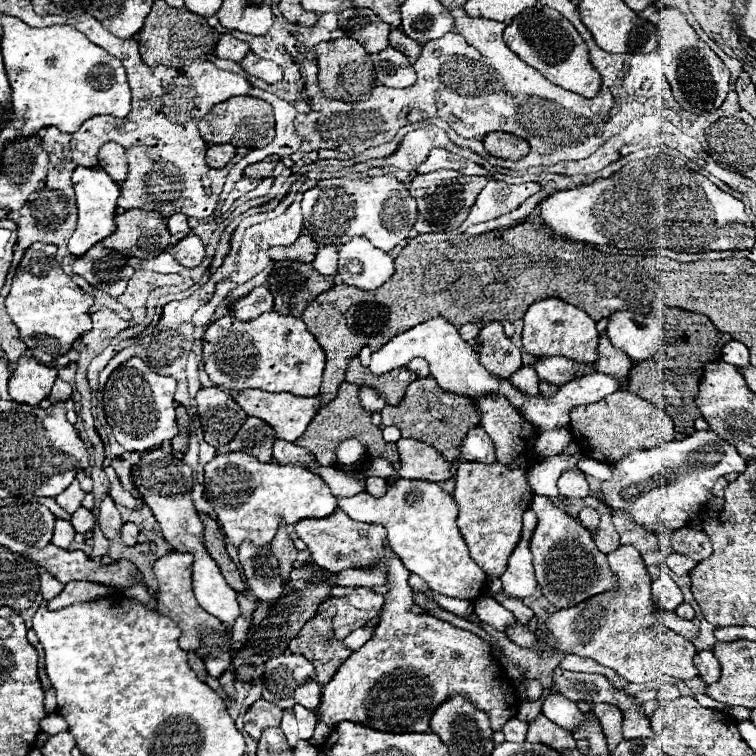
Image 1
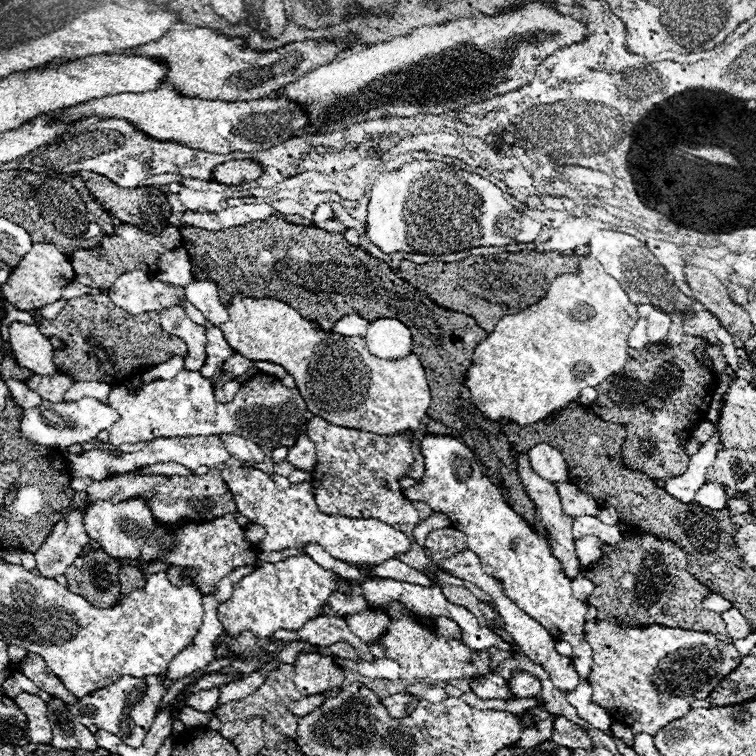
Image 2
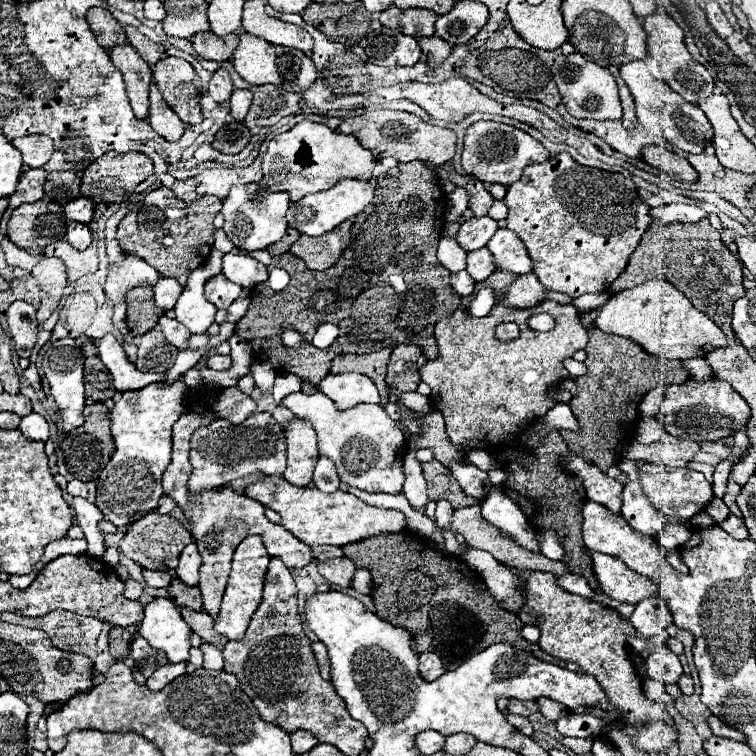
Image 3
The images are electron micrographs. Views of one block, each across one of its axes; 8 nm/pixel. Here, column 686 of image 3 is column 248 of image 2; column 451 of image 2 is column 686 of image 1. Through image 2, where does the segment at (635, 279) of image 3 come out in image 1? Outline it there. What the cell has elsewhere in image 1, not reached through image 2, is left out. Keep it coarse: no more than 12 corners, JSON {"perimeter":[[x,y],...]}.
{"perimeter":[[656,308],[654,358],[626,390],[664,408],[676,432],[702,416],[696,386],[732,338],[708,316]]}

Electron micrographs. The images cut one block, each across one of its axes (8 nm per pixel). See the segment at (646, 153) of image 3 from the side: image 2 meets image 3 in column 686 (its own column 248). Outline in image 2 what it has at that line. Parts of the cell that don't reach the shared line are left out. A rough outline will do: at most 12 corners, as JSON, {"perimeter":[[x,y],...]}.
{"perimeter":[[232,160],[212,170],[218,184],[244,184],[262,174],[250,160]]}

